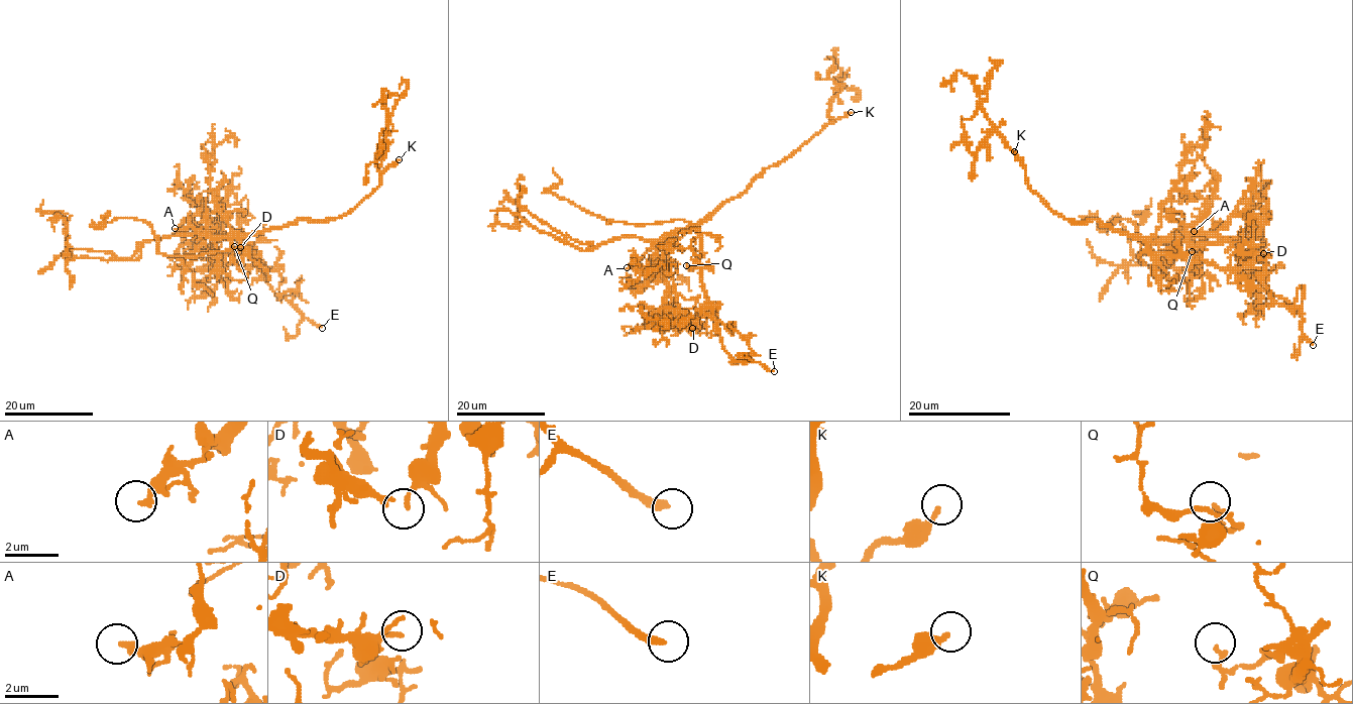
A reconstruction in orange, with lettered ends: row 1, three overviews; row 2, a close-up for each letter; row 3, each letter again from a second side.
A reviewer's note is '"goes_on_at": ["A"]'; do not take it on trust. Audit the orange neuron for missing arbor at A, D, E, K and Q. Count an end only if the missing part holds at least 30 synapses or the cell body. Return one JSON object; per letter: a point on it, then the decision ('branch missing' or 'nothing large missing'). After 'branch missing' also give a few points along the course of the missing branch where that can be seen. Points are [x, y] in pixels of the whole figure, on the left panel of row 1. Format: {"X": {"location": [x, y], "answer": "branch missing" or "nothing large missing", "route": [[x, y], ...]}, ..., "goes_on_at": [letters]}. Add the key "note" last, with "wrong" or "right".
{"A": {"location": [175, 228], "answer": "nothing large missing"}, "D": {"location": [240, 247], "answer": "nothing large missing"}, "E": {"location": [322, 328], "answer": "branch missing"}, "K": {"location": [399, 159], "answer": "nothing large missing"}, "Q": {"location": [234, 246], "answer": "nothing large missing"}, "goes_on_at": ["E"], "note": "wrong"}

